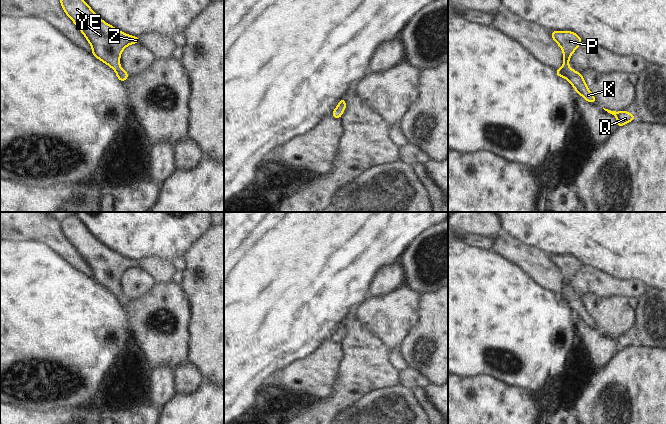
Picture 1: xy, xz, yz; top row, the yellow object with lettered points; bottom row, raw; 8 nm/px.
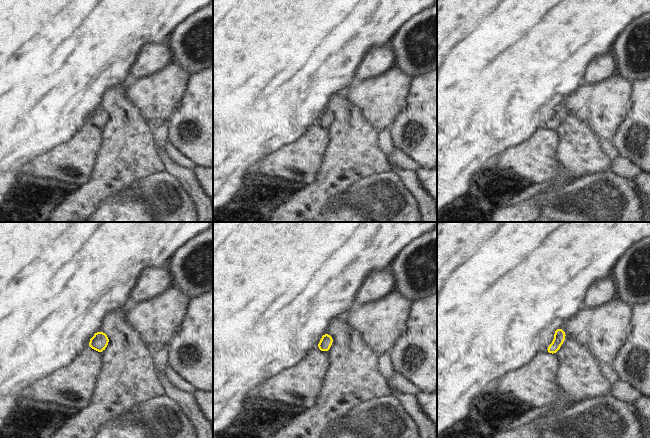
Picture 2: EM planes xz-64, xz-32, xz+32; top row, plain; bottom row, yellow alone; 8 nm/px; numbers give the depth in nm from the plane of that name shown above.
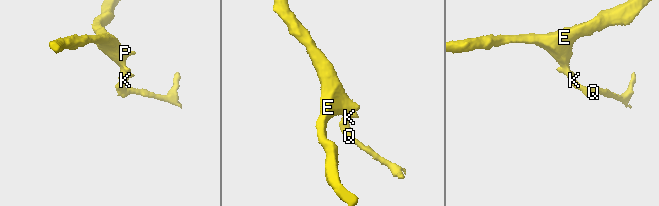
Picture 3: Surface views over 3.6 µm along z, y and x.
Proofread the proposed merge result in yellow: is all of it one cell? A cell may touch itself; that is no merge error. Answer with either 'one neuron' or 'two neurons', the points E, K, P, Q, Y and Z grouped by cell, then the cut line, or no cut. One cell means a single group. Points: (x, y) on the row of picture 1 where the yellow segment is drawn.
one neuron; groups E K P Q Y Z; cut none

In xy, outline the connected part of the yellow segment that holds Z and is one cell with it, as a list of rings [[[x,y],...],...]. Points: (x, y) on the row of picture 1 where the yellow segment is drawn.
[[[60,0],[60,3],[67,16],[88,40],[92,47],[92,54],[115,70],[117,78],[120,82],[124,82],[129,77],[129,74],[120,67],[120,55],[128,45],[139,43],[140,38],[125,34],[104,22],[84,0]]]

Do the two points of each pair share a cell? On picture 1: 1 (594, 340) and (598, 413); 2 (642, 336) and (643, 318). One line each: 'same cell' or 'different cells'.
1: different cells
2: same cell

